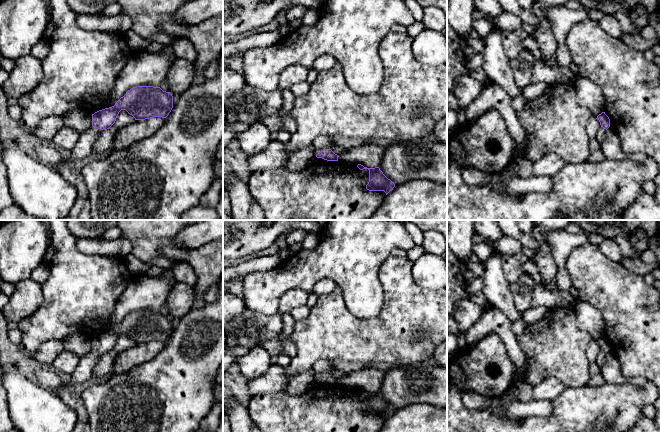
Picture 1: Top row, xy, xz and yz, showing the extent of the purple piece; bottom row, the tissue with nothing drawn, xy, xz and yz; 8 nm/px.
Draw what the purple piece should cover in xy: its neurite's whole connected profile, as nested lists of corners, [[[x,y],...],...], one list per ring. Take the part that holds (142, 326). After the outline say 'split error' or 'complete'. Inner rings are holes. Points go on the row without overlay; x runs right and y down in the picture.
[[[137,310],[128,314],[114,330],[92,338],[92,351],[80,357],[75,371],[71,374],[71,381],[57,389],[51,389],[78,414],[72,432],[83,432],[84,426],[89,424],[83,400],[73,393],[72,388],[92,377],[100,355],[109,353],[121,334],[126,334],[135,344],[145,344],[153,341],[166,342],[172,332],[173,320],[170,316],[163,315],[160,311]]] | split error

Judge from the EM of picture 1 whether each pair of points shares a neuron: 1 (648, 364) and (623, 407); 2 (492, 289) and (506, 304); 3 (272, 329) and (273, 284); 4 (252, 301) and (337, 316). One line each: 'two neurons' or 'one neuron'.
1: two neurons
2: one neuron
3: two neurons
4: two neurons

